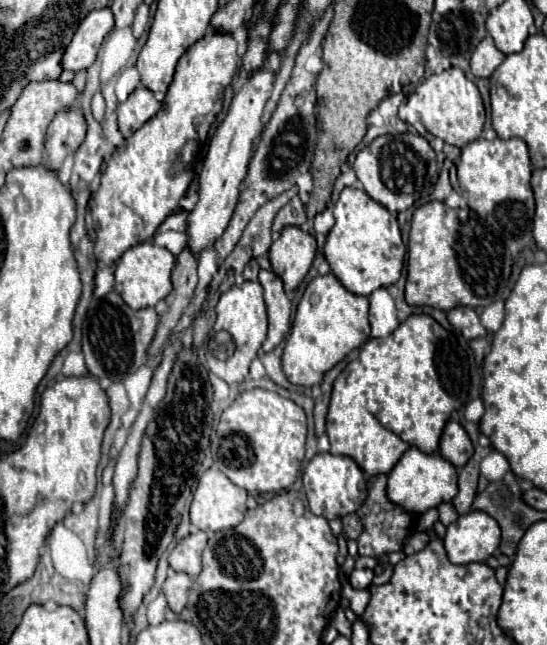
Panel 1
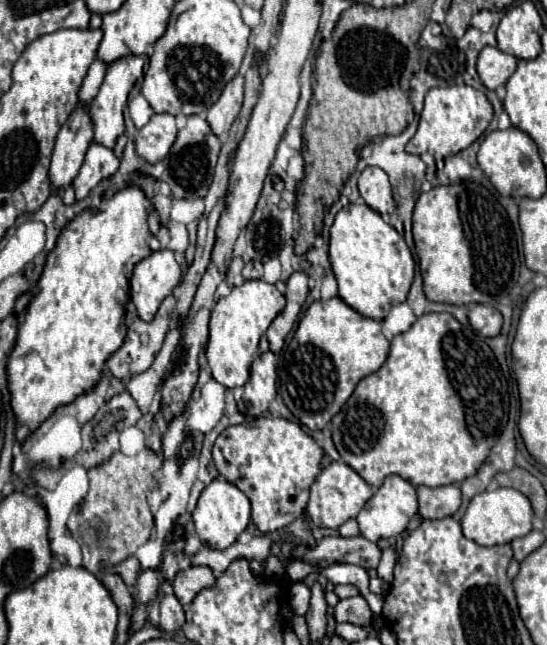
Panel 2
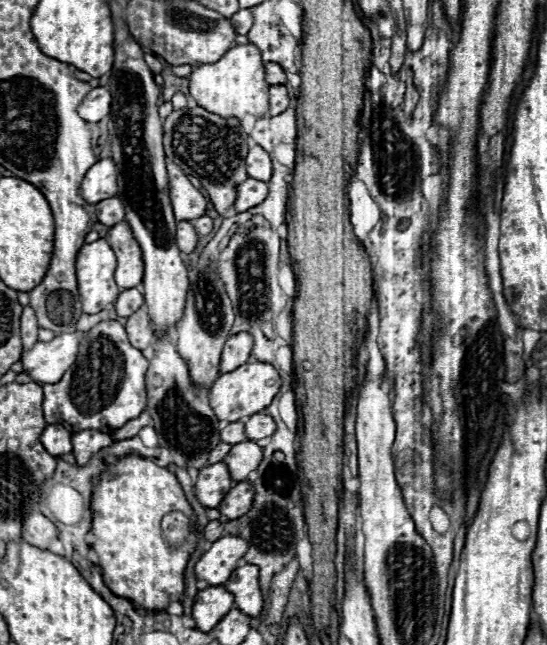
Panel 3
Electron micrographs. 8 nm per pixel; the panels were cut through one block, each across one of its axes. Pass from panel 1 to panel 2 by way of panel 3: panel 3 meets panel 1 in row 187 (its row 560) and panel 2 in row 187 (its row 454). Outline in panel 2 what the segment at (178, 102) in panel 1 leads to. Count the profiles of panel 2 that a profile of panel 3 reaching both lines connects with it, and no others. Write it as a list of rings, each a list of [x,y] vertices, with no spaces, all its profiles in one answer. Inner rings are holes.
[[[126,186],[122,188],[120,192],[114,192],[110,198],[104,198],[100,208],[98,210],[84,210],[82,214],[78,214],[74,220],[68,222],[68,226],[64,226],[54,250],[48,252],[48,258],[46,258],[46,266],[44,266],[44,272],[38,280],[38,292],[36,296],[32,298],[28,310],[26,310],[26,320],[24,324],[20,326],[18,330],[18,338],[16,338],[16,346],[8,358],[8,388],[10,388],[10,394],[12,394],[12,408],[14,408],[14,414],[16,414],[16,420],[18,422],[24,422],[28,424],[28,428],[38,428],[58,406],[62,404],[70,404],[76,396],[80,396],[82,392],[90,390],[96,386],[96,382],[100,380],[100,372],[104,368],[104,362],[110,354],[114,354],[122,342],[124,342],[124,334],[126,334],[126,324],[124,324],[124,306],[128,302],[128,288],[130,288],[130,274],[134,270],[134,266],[144,260],[146,256],[150,256],[150,230],[148,230],[148,216],[152,212],[152,204],[148,200],[148,196],[138,188],[138,186]]]

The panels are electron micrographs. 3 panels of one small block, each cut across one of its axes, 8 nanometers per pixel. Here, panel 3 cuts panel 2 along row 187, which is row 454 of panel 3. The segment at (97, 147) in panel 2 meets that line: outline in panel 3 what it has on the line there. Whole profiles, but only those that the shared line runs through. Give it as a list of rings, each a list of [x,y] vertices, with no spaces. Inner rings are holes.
[[[82,430],[72,436],[72,446],[74,446],[74,456],[78,466],[86,466],[86,462],[102,448],[112,446],[112,436],[102,434],[96,430]]]

